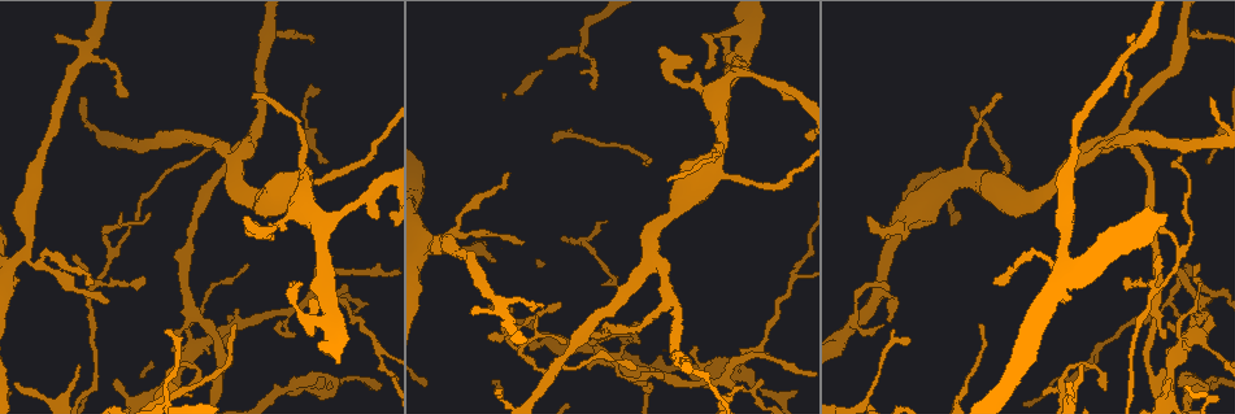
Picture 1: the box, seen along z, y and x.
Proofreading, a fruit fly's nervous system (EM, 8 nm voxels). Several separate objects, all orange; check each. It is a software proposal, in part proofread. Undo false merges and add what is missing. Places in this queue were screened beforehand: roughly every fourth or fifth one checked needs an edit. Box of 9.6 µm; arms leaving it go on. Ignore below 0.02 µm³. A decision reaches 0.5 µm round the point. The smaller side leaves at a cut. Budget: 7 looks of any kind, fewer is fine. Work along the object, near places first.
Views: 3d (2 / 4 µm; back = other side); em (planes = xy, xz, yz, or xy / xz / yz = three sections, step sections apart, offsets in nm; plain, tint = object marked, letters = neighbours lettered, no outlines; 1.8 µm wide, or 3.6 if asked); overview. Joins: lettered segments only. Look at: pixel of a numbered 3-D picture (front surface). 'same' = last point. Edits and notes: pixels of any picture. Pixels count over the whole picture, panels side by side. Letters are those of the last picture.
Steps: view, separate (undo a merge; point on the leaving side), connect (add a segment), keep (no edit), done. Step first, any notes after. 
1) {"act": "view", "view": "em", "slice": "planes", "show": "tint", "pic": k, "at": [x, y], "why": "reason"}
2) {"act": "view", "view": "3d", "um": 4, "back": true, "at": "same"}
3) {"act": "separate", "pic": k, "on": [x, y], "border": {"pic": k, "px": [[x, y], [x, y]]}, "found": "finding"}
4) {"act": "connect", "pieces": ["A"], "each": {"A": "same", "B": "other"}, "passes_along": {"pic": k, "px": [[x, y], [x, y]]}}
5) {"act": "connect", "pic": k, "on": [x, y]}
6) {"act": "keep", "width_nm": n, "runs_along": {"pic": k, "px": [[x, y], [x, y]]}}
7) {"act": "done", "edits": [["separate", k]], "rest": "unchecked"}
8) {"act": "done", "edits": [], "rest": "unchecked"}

{"act": "view", "view": "em", "slice": "planes", "show": "letters", "pic": 1, "at": [1151, 289], "why": "branch point"}

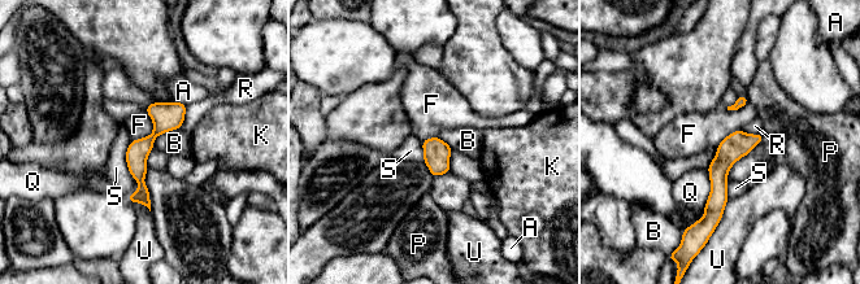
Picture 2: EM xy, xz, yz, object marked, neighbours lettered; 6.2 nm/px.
{"act": "keep", "each": {"A": "other", "B": "other", "F": "other", "K": "other", "P": "other", "Q": "other", "R": "other", "S": "other", "U": "other"}, "border": {"pic": 2, "px": [[144, 106], [152, 131], [131, 142]]}, "found": "all the same neuron"}

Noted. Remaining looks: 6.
{"act": "view", "view": "em", "slice": "planes", "show": "letters", "pic": 1, "at": [37, 263], "why": "sharp bend"}

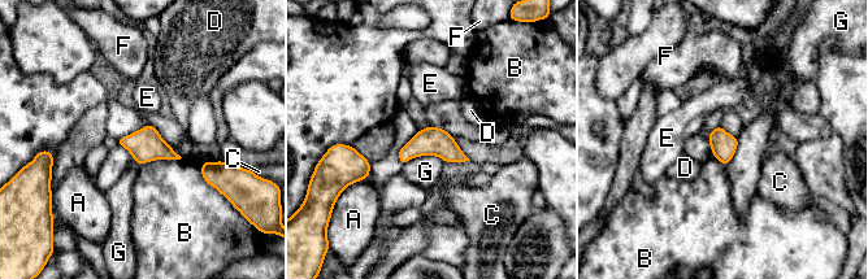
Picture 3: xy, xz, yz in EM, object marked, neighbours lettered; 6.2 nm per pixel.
{"act": "keep", "width_nm": 160, "each": {"A": "other", "B": "other", "C": "other", "D": "other", "E": "other", "F": "other", "G": "other"}, "border": {"pic": 3, "px": [[445, 161], [416, 156], [403, 165]]}, "found": "one neuron here"}

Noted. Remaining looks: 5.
{"act": "view", "view": "em", "um": 3.6, "slice": "xz", "step": 16, "show": "tint", "pic": 1, "at": [1179, 275], "why": "sharp bend"}

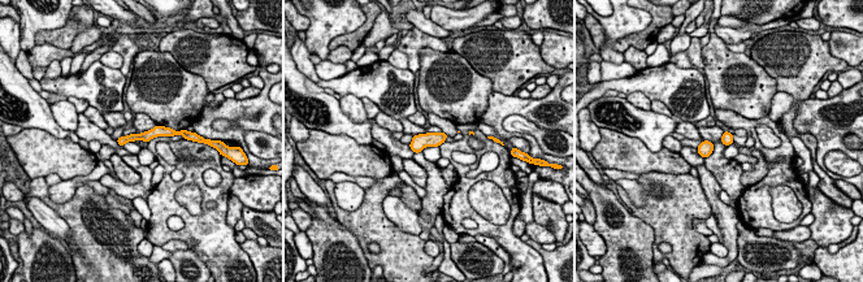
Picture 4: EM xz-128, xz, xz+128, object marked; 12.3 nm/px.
{"act": "view", "view": "em", "um": 3.6, "slice": "planes", "show": "letters", "at": "same"}

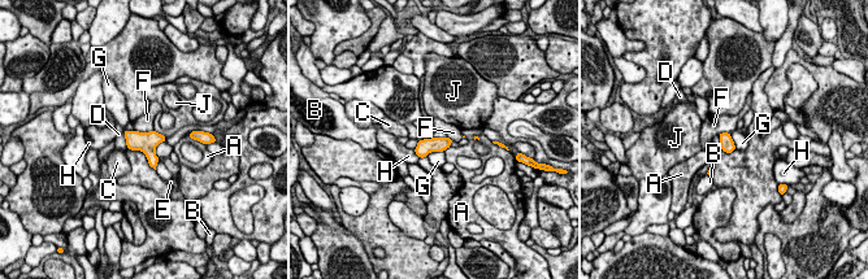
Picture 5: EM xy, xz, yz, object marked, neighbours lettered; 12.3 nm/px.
{"act": "keep", "width_nm": 170, "each": {"A": "other", "B": "other", "C": "other", "D": "other", "E": "other", "F": "other", "G": "other", "H": "other", "J": "other"}, "border": {"pic": 5, "px": [[443, 151], [432, 151], [425, 156]]}, "found": "continuous, no second neuron"}

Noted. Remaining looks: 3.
{"act": "done", "edits": [], "rest": "unchecked"}

